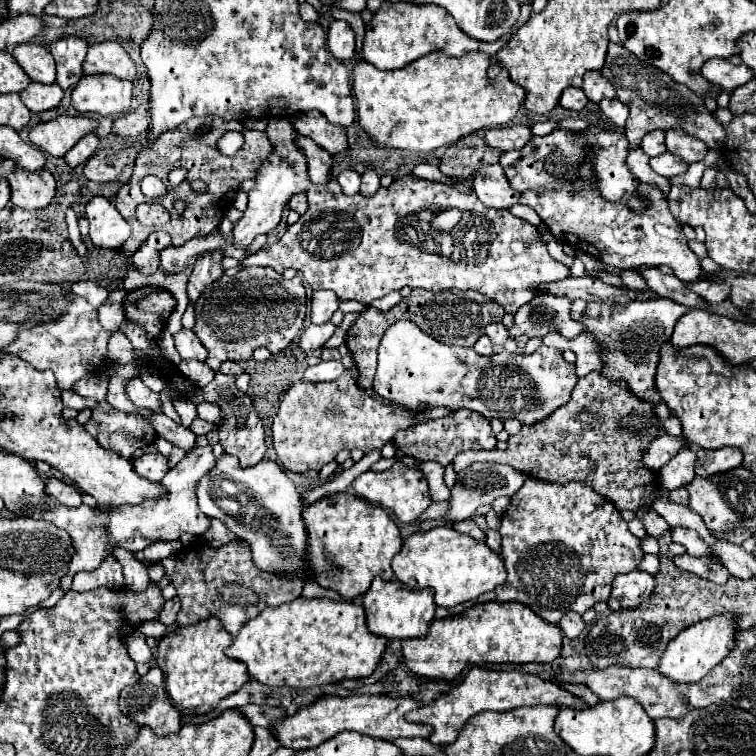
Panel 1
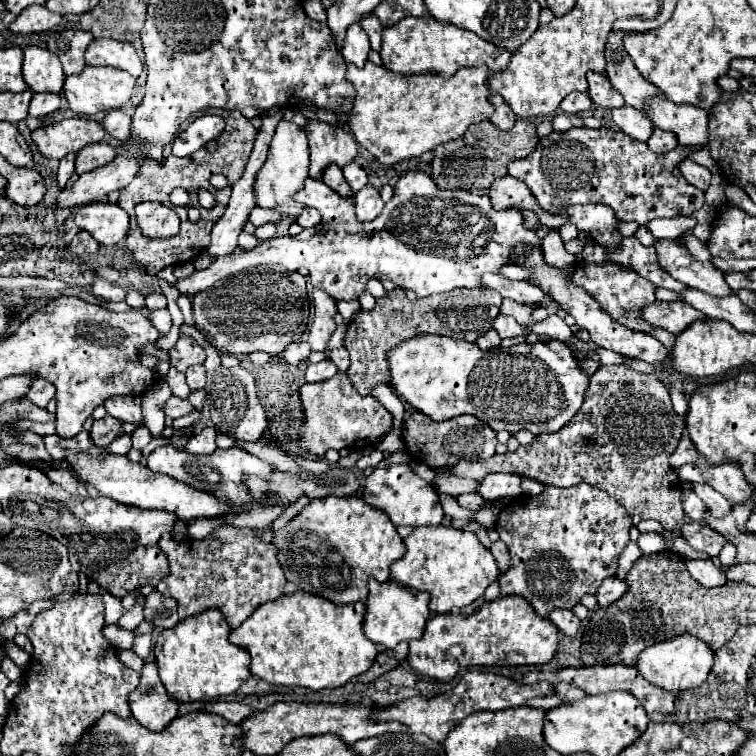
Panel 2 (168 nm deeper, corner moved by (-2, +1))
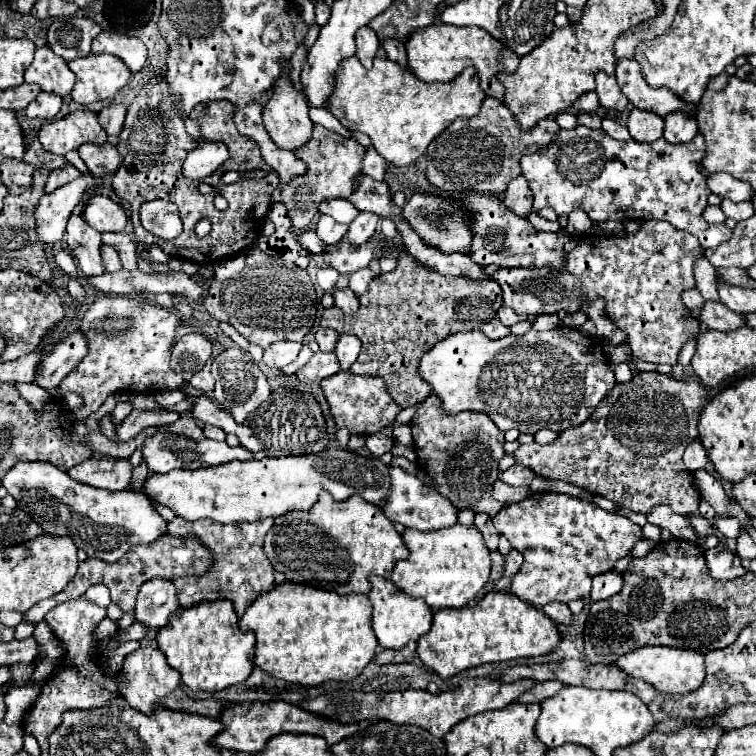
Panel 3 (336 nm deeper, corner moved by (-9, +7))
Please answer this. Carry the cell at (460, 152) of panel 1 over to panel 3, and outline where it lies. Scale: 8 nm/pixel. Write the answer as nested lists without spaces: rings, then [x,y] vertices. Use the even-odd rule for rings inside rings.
[[[487,96],[481,112],[475,118],[457,118],[443,130],[427,148],[427,180],[441,192],[475,192],[475,194],[503,194],[505,186],[521,174],[519,158],[545,148],[559,126],[553,118],[537,122],[531,130],[521,130],[517,118]]]

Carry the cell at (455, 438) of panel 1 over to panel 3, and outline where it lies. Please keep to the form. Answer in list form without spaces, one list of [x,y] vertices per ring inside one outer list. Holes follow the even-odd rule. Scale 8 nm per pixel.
[[[431,394],[419,404],[415,416],[411,418],[411,430],[413,430],[413,440],[415,440],[417,462],[435,480],[439,494],[449,498],[449,502],[455,508],[471,508],[473,512],[485,512],[489,516],[495,516],[501,510],[501,504],[491,498],[489,490],[499,476],[497,464],[505,456],[505,450],[503,450],[505,440],[503,440],[503,432],[493,424],[493,420],[489,416],[485,416],[481,412],[461,412],[455,416],[445,414],[441,410],[441,404],[437,402],[437,398]]]

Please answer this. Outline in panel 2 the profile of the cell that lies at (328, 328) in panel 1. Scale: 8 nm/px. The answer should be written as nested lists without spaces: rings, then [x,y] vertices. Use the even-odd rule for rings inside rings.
[[[300,340],[300,342],[294,342],[294,344],[286,346],[284,352],[282,352],[280,356],[282,356],[282,360],[288,362],[288,364],[300,364],[308,354],[310,354],[310,346],[308,346],[308,342]]]

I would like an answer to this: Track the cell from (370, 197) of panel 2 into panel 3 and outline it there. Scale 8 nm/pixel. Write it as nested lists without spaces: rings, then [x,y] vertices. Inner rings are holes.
[[[359,212],[359,216],[349,224],[349,232],[347,238],[353,246],[361,246],[363,242],[367,242],[379,224],[379,216],[373,212]]]

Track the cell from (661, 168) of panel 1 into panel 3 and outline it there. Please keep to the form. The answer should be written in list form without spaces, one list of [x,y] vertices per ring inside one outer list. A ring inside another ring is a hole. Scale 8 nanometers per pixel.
[[[709,174],[707,186],[713,194],[723,196],[723,198],[731,198],[733,202],[749,200],[755,194],[747,182],[741,182],[741,180],[733,178],[731,174]]]

